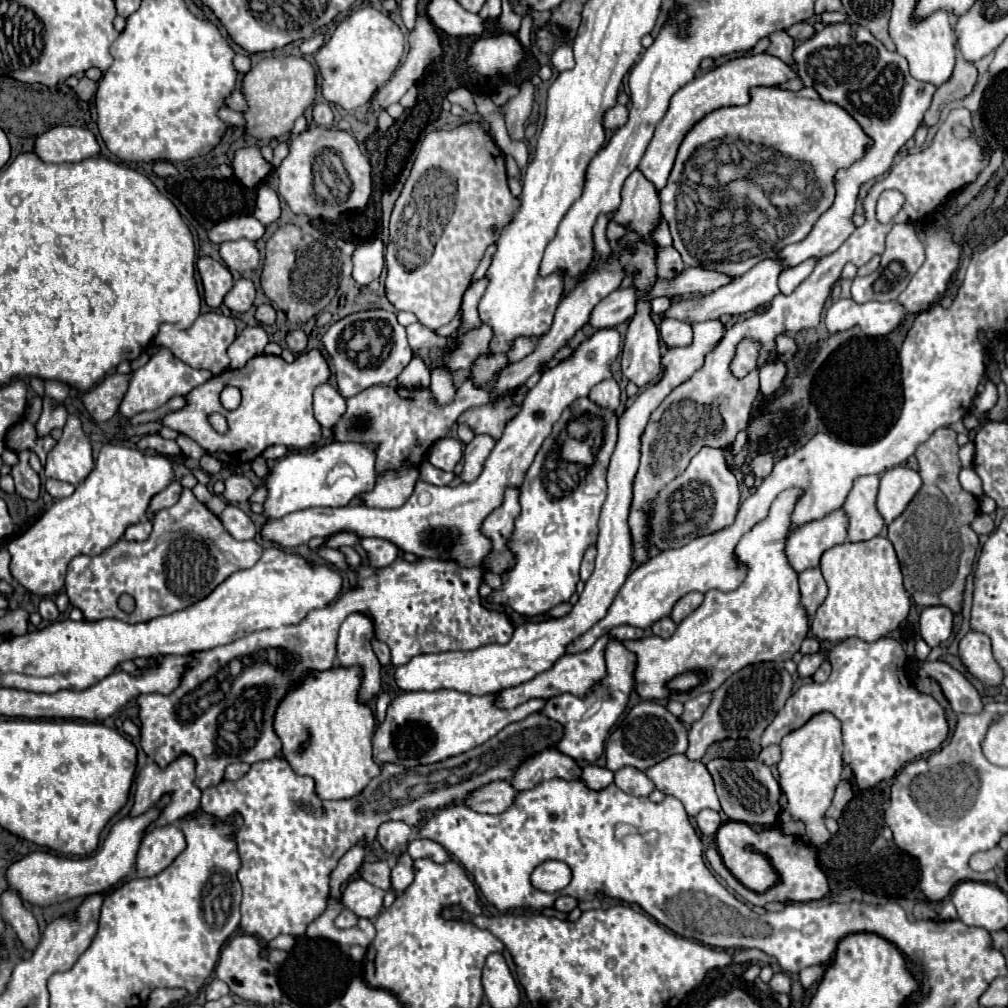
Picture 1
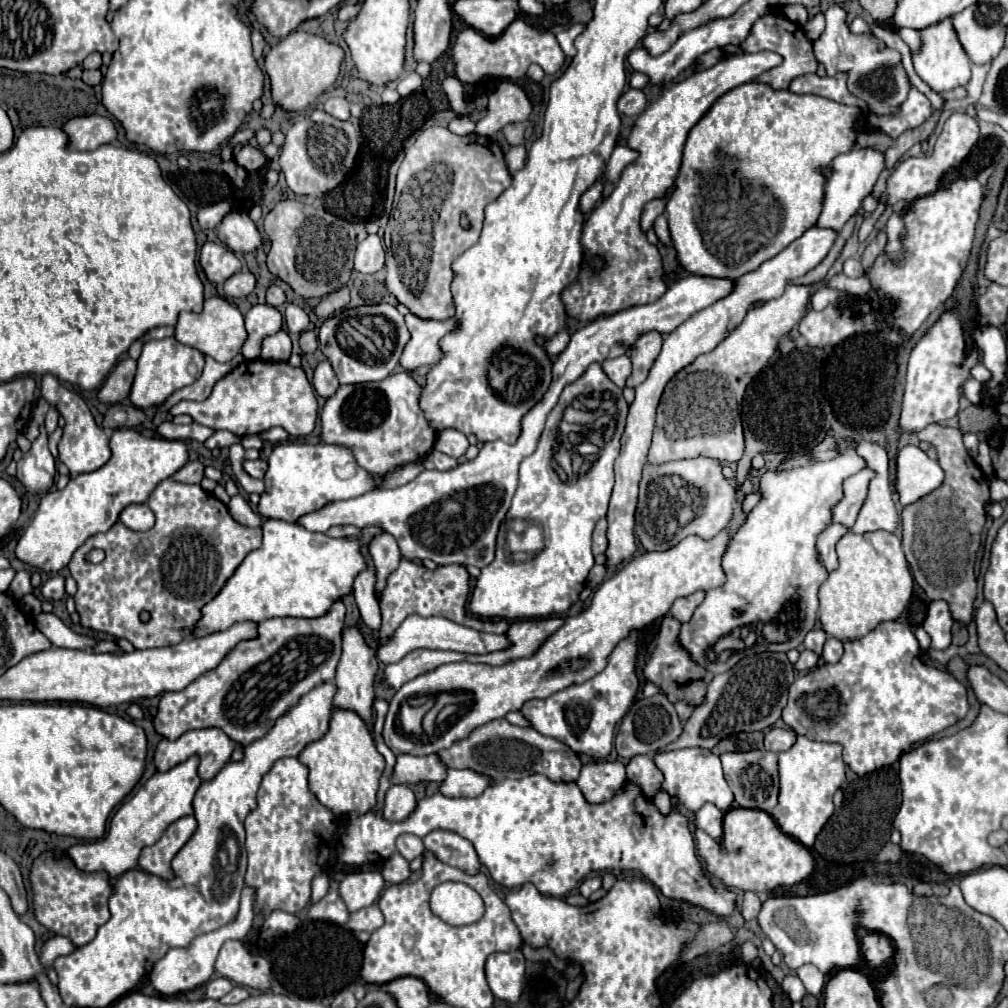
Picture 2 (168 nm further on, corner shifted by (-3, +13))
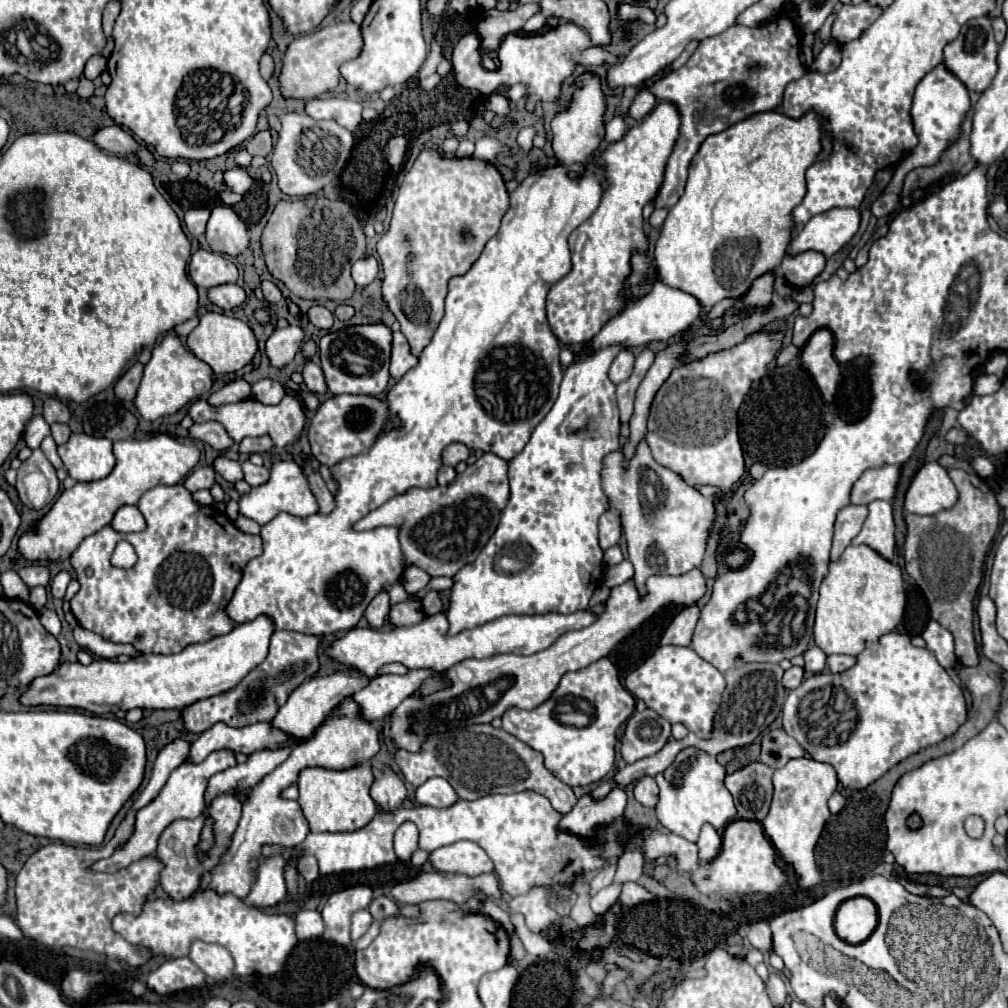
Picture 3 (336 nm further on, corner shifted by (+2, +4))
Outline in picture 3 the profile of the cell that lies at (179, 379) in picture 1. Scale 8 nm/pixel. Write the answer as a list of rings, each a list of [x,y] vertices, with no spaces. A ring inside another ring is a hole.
[[[175,332],[163,336],[163,340],[153,348],[151,360],[145,364],[143,380],[135,396],[135,406],[145,420],[157,420],[167,414],[175,414],[189,402],[207,396],[213,390],[213,370],[209,364],[199,360],[187,346],[179,340]]]

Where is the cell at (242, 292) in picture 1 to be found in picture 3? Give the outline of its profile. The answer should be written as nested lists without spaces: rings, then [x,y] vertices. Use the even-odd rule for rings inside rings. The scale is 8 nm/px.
[[[221,284],[221,286],[209,288],[207,296],[221,310],[231,310],[245,302],[245,290],[237,284]]]

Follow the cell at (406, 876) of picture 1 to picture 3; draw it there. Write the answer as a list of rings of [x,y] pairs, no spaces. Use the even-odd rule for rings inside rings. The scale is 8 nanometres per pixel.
[[[403,822],[395,832],[395,854],[399,856],[399,860],[407,862],[411,854],[417,850],[417,842],[419,842],[417,826],[413,822]]]

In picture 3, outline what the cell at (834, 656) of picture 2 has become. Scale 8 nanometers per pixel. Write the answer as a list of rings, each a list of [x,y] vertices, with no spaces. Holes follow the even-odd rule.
[[[829,656],[827,666],[831,672],[845,672],[857,662],[855,656]]]

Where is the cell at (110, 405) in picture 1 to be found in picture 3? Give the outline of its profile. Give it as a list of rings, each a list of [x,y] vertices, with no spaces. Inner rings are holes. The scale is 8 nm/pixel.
[[[133,364],[115,384],[115,394],[121,398],[121,400],[133,400],[135,394],[137,394],[137,388],[139,388],[139,382],[143,378],[143,364]]]

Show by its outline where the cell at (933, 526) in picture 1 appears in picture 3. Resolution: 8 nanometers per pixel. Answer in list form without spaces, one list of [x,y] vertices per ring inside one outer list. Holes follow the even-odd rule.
[[[949,470],[949,476],[959,490],[959,500],[953,508],[935,516],[905,514],[905,568],[923,590],[929,602],[931,618],[953,634],[959,662],[963,666],[977,666],[979,654],[973,634],[973,600],[983,580],[985,554],[999,528],[1001,506],[995,500],[995,492],[975,474]]]

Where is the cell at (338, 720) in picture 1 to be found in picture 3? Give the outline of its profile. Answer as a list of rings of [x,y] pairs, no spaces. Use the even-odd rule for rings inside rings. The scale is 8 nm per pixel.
[[[359,764],[349,770],[325,770],[325,768],[305,768],[299,774],[299,806],[309,822],[311,832],[353,832],[367,826],[377,804],[369,796],[373,784],[373,772],[367,764]]]

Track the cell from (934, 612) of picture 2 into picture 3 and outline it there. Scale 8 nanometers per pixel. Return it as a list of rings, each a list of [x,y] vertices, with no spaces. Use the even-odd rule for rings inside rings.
[[[931,620],[921,636],[925,638],[927,648],[937,656],[937,662],[945,670],[949,670],[957,664],[957,658],[953,652],[953,634],[947,628],[943,628],[939,622]]]

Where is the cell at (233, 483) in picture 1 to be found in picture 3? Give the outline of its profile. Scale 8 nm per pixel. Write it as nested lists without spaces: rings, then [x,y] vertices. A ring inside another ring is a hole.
[[[249,460],[241,464],[243,466],[243,474],[245,474],[245,482],[249,482],[251,486],[261,486],[269,480],[269,470],[265,466],[255,466]]]

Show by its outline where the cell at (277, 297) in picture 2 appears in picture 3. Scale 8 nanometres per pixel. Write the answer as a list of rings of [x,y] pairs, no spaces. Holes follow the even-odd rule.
[[[263,280],[263,282],[261,282],[261,290],[263,290],[263,296],[265,296],[265,300],[267,300],[269,304],[275,304],[275,302],[281,300],[281,290],[277,288],[275,282]]]

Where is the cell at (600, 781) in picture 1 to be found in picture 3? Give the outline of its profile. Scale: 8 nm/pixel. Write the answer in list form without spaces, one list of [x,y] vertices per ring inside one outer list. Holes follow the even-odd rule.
[[[615,788],[605,800],[599,802],[591,800],[591,796],[585,794],[579,798],[575,808],[561,818],[557,828],[587,840],[595,834],[597,828],[605,828],[615,818],[623,816],[625,806],[627,806],[627,796],[623,788]]]

